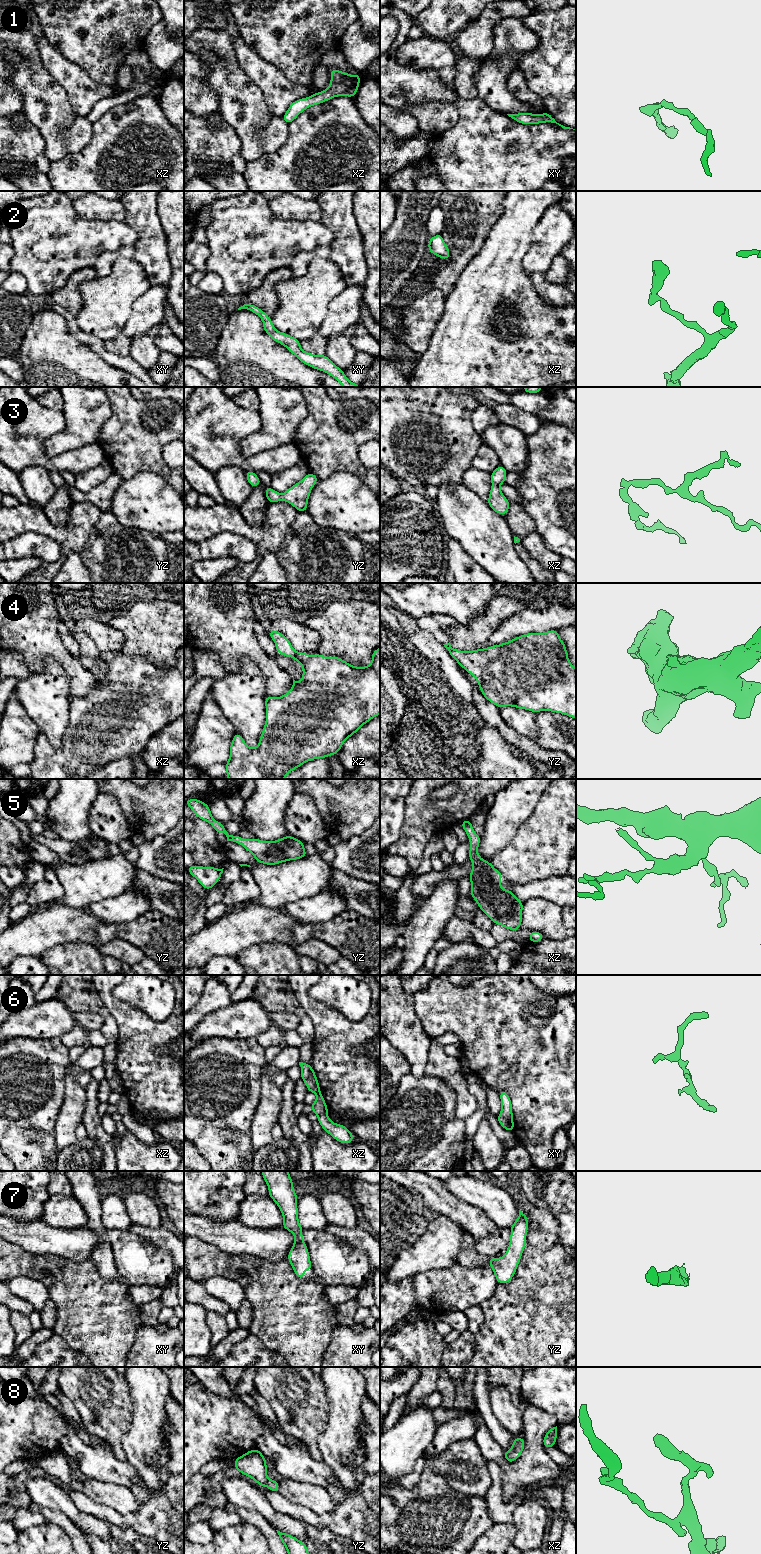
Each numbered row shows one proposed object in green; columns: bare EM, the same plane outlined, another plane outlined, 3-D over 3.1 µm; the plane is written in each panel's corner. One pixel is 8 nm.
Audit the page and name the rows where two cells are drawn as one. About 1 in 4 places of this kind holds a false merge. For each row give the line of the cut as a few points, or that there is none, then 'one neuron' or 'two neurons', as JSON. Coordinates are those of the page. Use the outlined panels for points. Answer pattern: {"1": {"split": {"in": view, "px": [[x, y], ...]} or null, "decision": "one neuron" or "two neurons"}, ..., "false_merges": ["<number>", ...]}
{"1": {"split": null, "decision": "one neuron"}, "2": {"split": null, "decision": "one neuron"}, "3": {"split": null, "decision": "one neuron"}, "4": {"split": {"in": "xz", "px": [[295, 651], [292, 655]]}, "decision": "two neurons"}, "5": {"split": null, "decision": "one neuron"}, "6": {"split": null, "decision": "one neuron"}, "7": {"split": null, "decision": "one neuron"}, "8": {"split": null, "decision": "one neuron"}, "false_merges": ["4"]}

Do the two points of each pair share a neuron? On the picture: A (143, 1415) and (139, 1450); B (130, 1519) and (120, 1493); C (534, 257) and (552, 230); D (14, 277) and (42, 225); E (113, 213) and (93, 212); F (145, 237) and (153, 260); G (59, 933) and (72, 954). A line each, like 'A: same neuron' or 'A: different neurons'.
A: same neuron
B: different neurons
C: same neuron
D: different neurons
E: same neuron
F: same neuron
G: different neurons

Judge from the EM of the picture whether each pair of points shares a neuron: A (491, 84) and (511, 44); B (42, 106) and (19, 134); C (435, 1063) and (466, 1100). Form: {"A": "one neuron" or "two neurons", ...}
{"A": "one neuron", "B": "two neurons", "C": "one neuron"}

